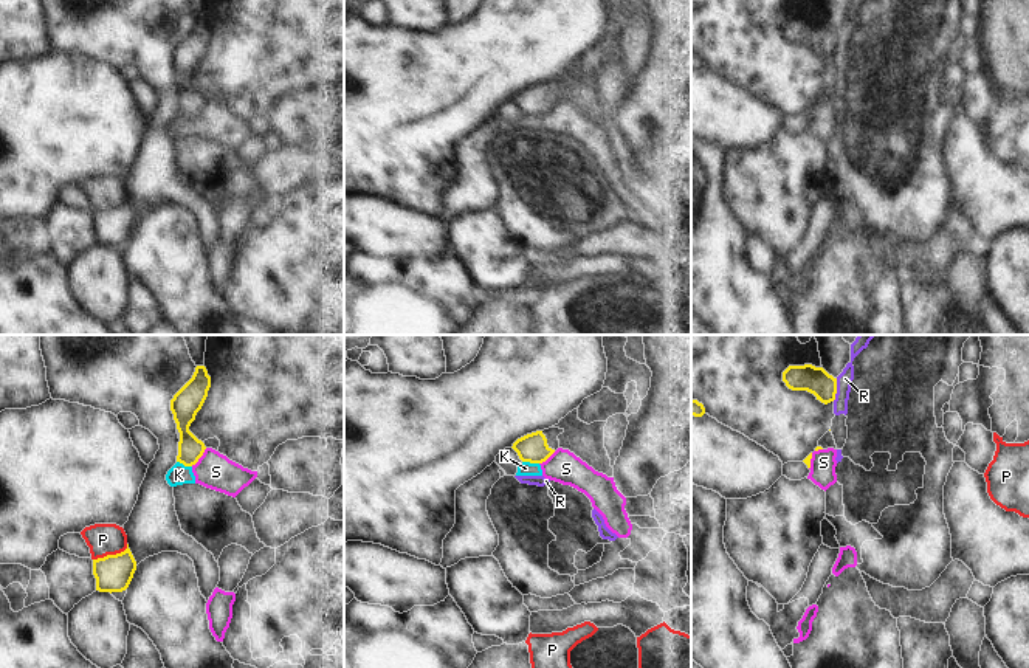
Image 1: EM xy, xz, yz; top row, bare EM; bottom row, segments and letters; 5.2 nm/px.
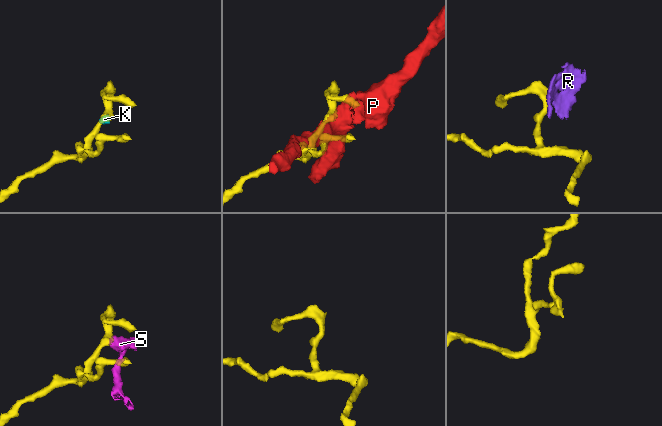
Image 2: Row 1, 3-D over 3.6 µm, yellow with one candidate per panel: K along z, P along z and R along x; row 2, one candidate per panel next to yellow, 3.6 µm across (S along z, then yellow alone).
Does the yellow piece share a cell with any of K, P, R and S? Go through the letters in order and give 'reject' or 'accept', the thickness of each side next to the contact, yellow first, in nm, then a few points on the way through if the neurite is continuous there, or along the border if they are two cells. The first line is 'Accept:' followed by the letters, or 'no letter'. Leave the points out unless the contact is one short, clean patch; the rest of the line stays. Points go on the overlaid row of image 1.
Accept: no letter
K: reject | 150/80 nm | along xz (523, 461), (538, 464)
P: reject | 190/160 nm
R: reject | 140/80 nm
S: reject | 130/190 nm

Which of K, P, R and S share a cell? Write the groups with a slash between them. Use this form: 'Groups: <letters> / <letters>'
Groups: K S / P / R

